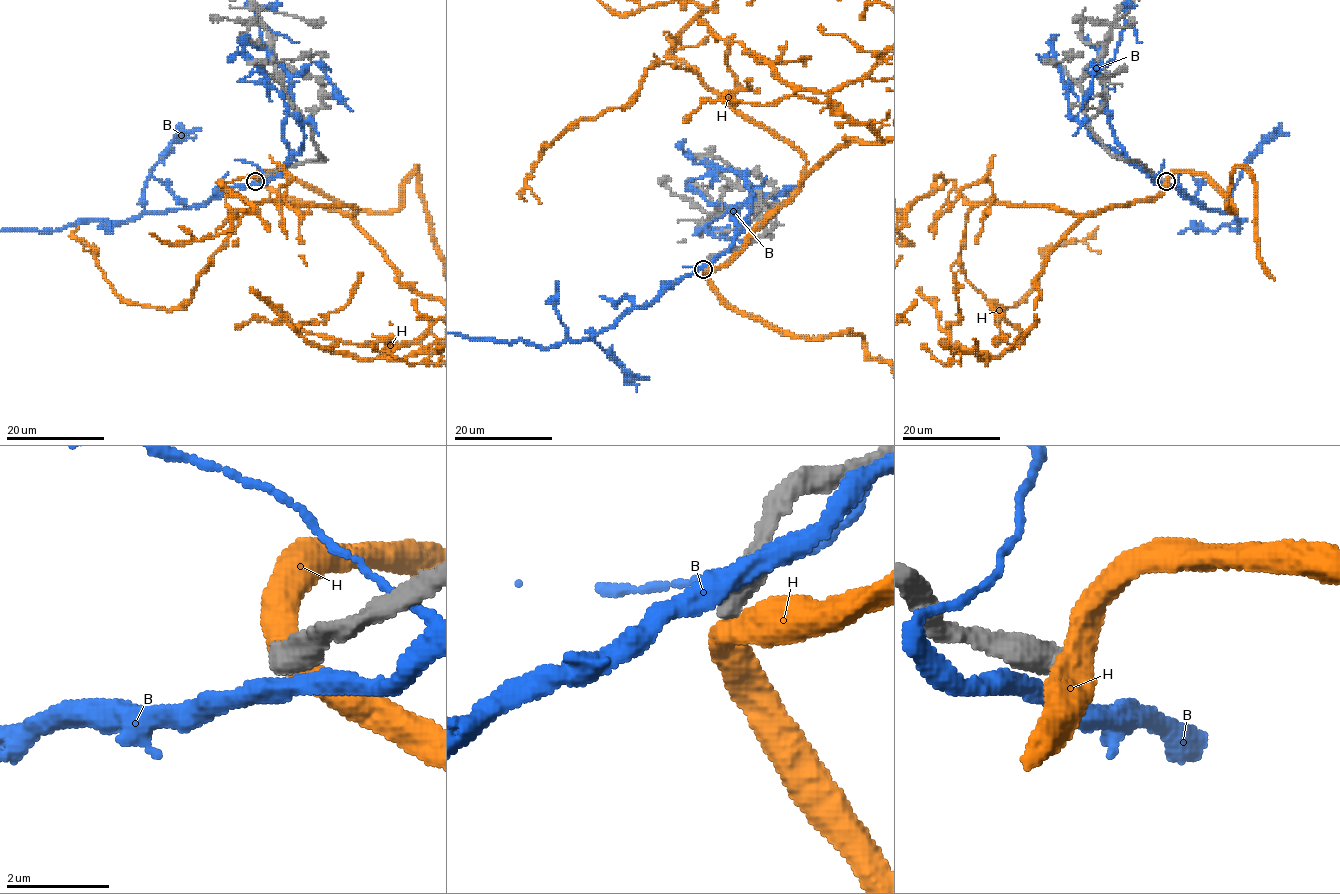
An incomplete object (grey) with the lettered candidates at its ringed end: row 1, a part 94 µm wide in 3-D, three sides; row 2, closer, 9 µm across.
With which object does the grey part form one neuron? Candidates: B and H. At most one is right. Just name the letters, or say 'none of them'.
none of them

